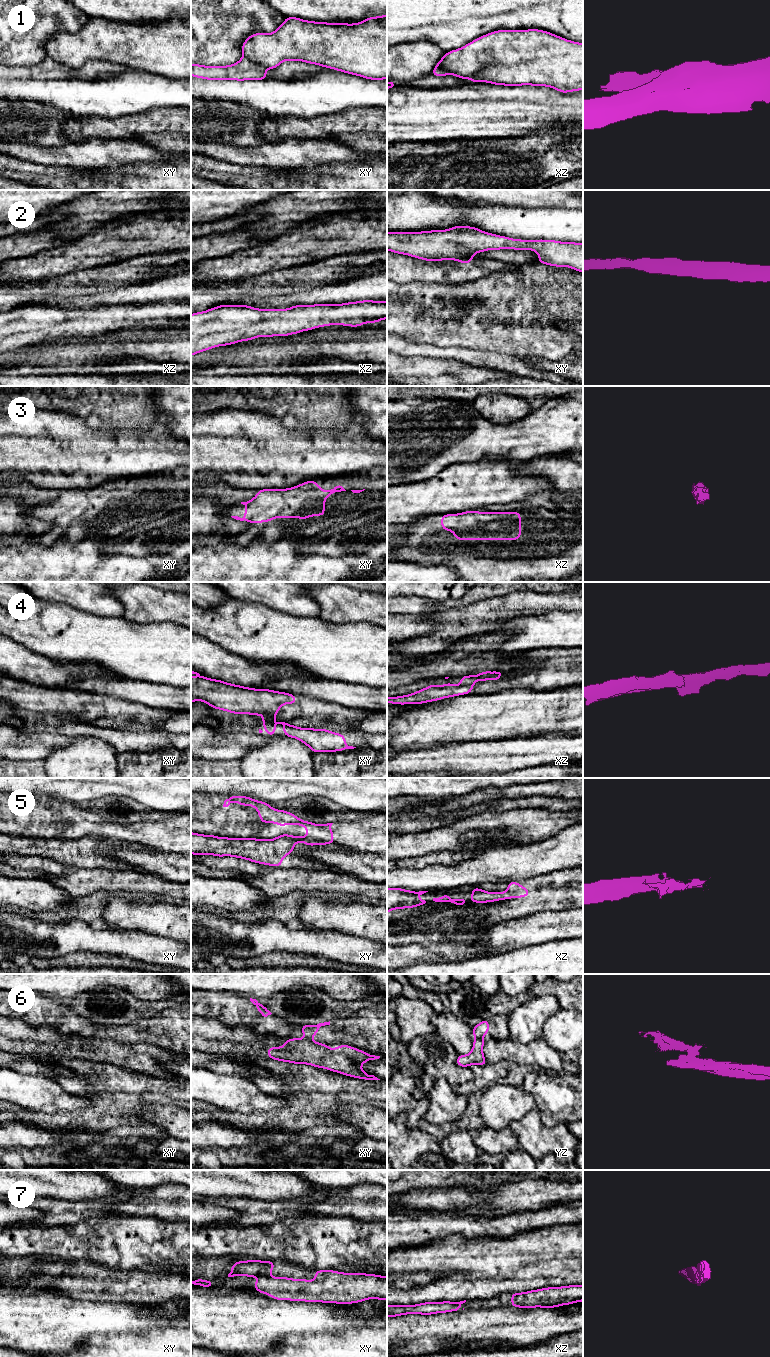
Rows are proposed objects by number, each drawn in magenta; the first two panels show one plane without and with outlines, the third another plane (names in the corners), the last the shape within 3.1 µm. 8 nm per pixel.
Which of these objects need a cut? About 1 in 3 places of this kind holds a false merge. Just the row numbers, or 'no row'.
1, 4, 5, 6

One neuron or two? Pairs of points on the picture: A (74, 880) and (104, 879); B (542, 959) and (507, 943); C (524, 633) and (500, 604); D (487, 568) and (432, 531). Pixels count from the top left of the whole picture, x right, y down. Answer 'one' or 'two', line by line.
A: one
B: two
C: two
D: one

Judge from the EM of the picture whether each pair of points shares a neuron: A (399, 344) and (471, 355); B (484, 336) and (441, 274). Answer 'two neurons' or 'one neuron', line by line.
A: one neuron
B: two neurons

